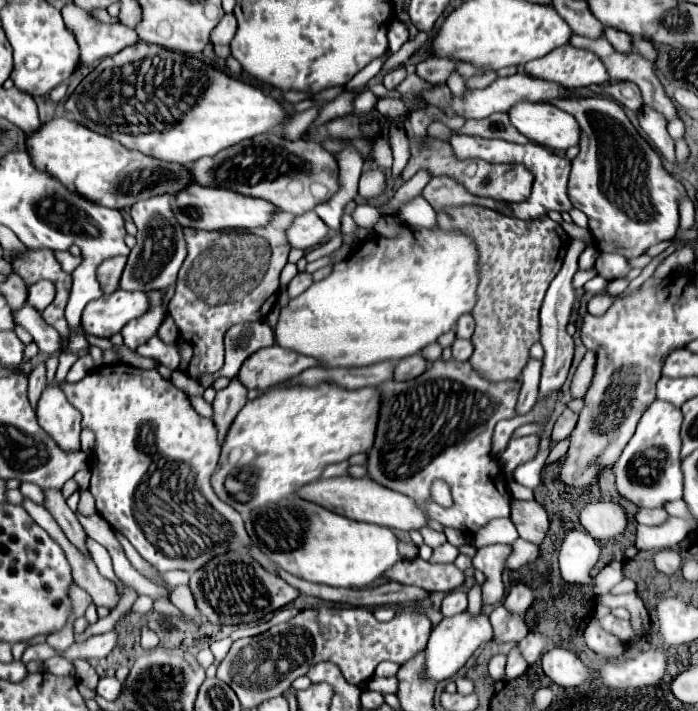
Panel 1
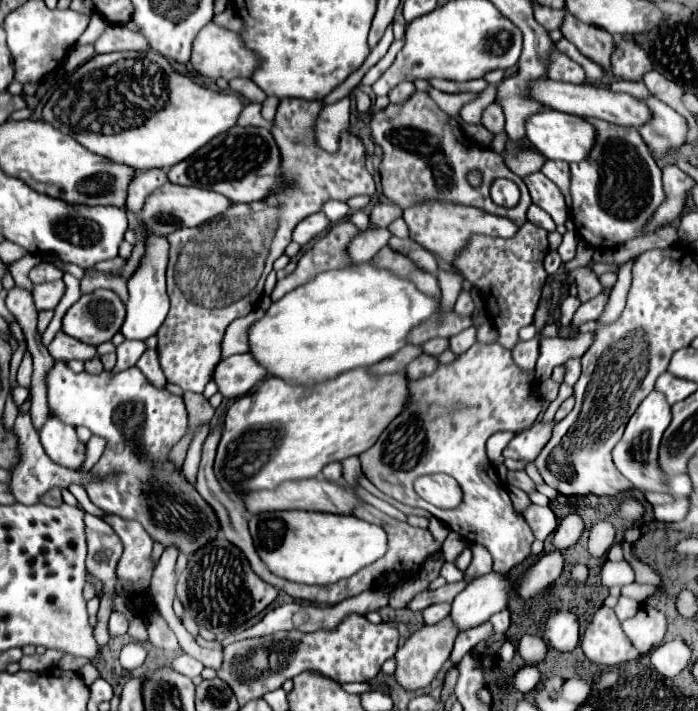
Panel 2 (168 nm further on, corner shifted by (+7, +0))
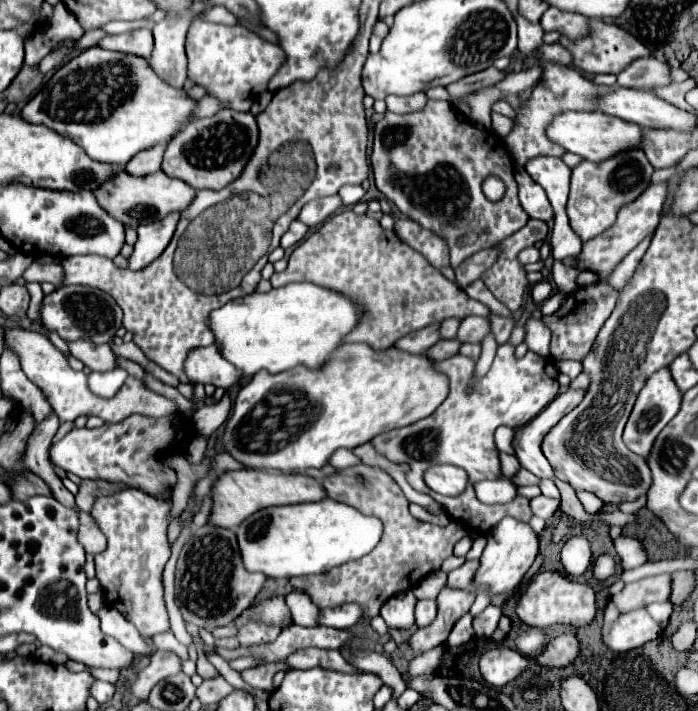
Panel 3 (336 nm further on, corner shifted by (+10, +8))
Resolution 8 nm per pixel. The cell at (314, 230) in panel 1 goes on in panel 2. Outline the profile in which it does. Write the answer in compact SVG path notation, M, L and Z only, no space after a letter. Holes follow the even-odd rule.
M323 212L311 214L305 220L301 220L295 230L293 230L293 242L297 242L299 246L305 246L311 238L319 236L325 228L329 226L329 220L323 216Z

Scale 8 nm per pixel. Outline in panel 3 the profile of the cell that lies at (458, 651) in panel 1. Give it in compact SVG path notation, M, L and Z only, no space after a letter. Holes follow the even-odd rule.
M506 516L494 528L490 528L486 532L486 540L488 540L488 544L480 558L480 568L476 572L472 592L478 592L480 584L490 586L490 596L516 588L518 582L522 580L524 572L534 564L534 558L538 554L538 534L530 528L530 524L520 522L512 516Z

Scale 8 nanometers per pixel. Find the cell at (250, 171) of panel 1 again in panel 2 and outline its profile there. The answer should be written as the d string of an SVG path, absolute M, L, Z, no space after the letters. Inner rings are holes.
M237 126L223 132L223 136L199 148L195 156L175 164L167 176L173 184L207 188L227 196L233 202L243 202L243 204L277 196L291 184L281 174L281 150L273 134L265 128L251 128L251 126L245 126L245 128Z

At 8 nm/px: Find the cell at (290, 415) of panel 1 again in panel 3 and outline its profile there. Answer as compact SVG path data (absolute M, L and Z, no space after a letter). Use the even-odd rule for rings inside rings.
M344 344L340 348L336 348L336 352L332 352L332 360L328 360L326 364L322 364L322 368L306 368L306 366L296 366L292 370L280 372L280 374L266 374L266 372L258 372L236 396L234 400L234 408L230 412L230 418L224 424L224 450L228 454L232 454L236 460L240 460L242 464L250 466L250 468L272 468L272 470L280 470L284 474L290 474L294 470L304 470L304 468L322 468L330 456L338 450L338 448L356 448L362 446L366 442L370 442L374 436L384 434L388 430L394 428L404 428L412 422L418 422L426 416L430 416L448 396L448 376L440 370L434 368L434 362L426 356L426 354L410 354L410 352L402 352L398 348L386 348L386 350L374 350L368 344Z

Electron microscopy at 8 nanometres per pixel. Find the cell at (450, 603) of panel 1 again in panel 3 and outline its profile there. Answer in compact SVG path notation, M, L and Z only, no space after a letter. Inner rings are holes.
M420 600L416 604L416 626L424 628L430 626L436 618L436 602L434 600Z

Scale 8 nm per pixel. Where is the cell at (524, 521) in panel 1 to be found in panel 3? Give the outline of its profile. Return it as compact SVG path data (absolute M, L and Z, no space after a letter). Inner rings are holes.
M538 496L538 498L532 498L532 500L530 500L532 514L534 514L534 516L540 516L540 518L544 518L544 520L550 520L550 518L554 516L554 512L558 510L558 504L560 504L560 500L546 498L546 496Z

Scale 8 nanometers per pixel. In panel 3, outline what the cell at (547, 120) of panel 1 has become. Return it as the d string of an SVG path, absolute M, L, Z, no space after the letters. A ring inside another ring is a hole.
M562 112L554 118L554 122L548 126L548 136L562 144L568 152L580 154L582 158L590 162L602 162L608 160L620 152L628 152L630 148L642 148L644 144L644 128L638 124L620 120L616 116L604 114L604 112Z

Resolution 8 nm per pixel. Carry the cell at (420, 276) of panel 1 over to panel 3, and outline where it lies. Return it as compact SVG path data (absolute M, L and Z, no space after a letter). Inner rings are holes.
M294 282L276 290L272 288L266 294L254 292L224 304L222 308L208 314L208 328L216 338L216 346L220 348L222 358L226 358L242 372L242 380L250 380L260 370L278 374L288 368L296 368L296 364L306 364L308 368L322 366L330 354L342 346L342 338L350 332L350 328L354 328L358 318L360 308L356 308L356 304L352 304L346 296L342 298L332 290L310 282Z

